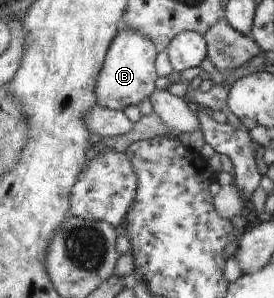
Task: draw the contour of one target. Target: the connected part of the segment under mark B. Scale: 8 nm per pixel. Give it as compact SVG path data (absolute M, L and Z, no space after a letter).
M119 30L97 76L95 98L99 107L123 111L128 106L138 105L145 98L149 98L151 92L156 89L155 81L159 78L155 66L158 54L151 38L139 34L137 30Z

